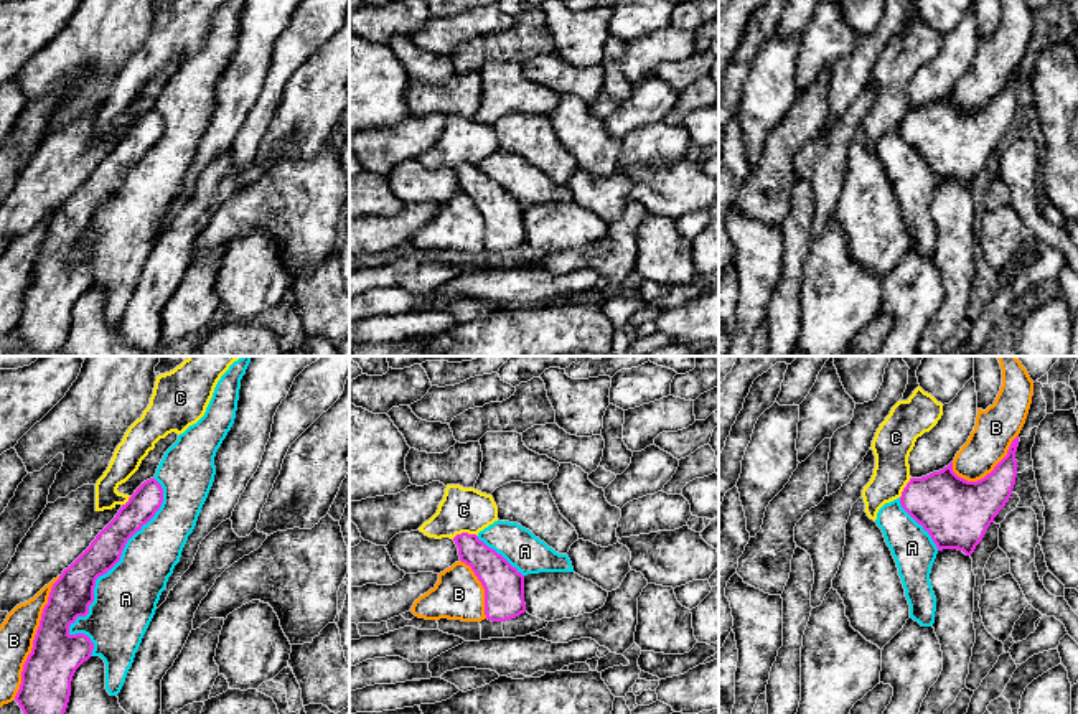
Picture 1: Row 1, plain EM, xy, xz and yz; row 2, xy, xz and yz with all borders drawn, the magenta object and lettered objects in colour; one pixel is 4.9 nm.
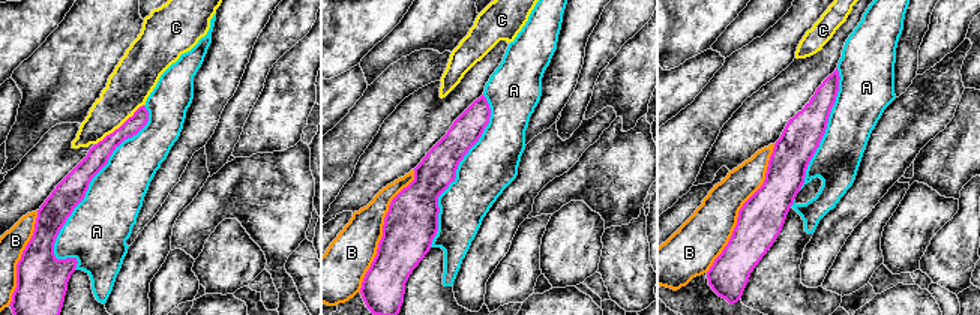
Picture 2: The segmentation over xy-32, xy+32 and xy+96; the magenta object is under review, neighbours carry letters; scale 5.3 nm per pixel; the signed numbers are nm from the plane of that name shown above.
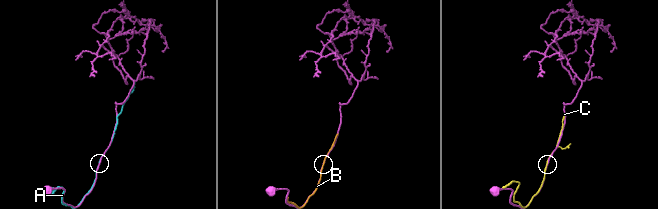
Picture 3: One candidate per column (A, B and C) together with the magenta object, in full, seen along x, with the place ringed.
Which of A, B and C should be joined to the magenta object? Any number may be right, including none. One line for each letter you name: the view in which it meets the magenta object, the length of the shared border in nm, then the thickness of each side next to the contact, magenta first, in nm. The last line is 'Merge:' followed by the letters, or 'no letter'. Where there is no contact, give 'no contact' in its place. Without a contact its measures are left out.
Merge: no letter

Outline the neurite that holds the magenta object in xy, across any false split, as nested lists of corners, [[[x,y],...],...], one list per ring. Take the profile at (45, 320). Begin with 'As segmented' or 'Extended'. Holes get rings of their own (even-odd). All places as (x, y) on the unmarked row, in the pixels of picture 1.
As segmented. [[[155,109],[143,112],[53,214],[15,326],[26,350],[38,356],[63,350],[73,307],[94,280],[87,265],[71,265],[69,257],[89,244],[96,211],[120,191],[127,171],[155,147],[162,134],[162,115]]]

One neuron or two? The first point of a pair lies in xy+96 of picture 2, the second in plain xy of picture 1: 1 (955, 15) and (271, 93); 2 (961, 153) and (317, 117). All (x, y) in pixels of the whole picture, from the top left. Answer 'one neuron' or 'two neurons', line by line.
1: one neuron
2: two neurons

